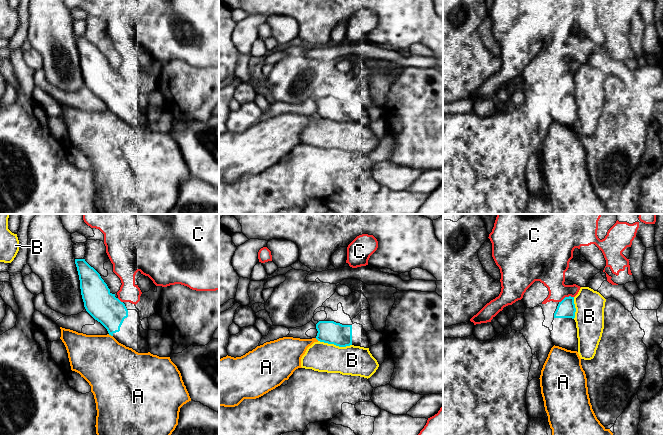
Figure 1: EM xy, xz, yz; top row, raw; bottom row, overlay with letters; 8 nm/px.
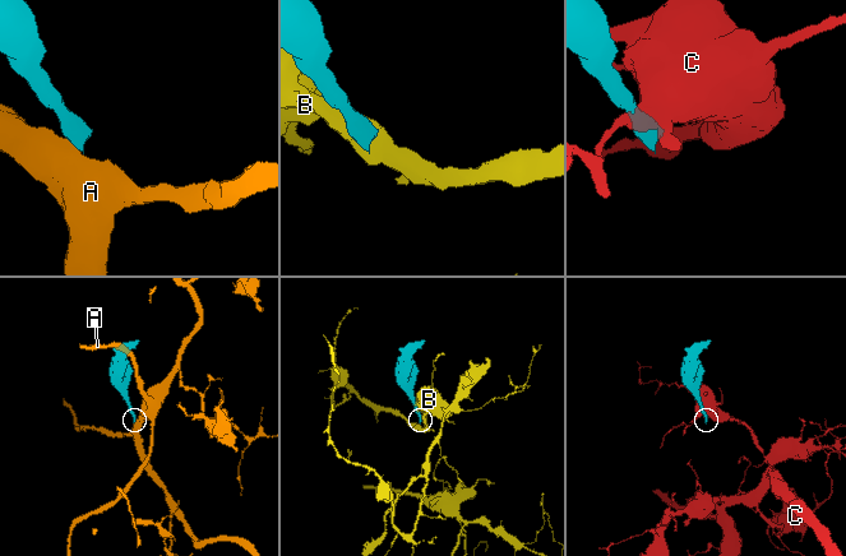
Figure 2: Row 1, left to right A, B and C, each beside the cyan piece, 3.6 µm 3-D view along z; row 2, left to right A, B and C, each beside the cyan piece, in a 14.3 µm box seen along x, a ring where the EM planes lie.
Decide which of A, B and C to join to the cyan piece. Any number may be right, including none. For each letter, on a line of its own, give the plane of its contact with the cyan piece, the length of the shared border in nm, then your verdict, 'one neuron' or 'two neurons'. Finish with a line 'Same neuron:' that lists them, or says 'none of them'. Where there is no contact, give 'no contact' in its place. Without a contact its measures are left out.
A: xy | 40 nm | two neurons
B: xz | 280 nm | two neurons
C: yz | 130 nm | two neurons
Same neuron: none of them

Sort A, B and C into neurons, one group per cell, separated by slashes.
A / B / C

